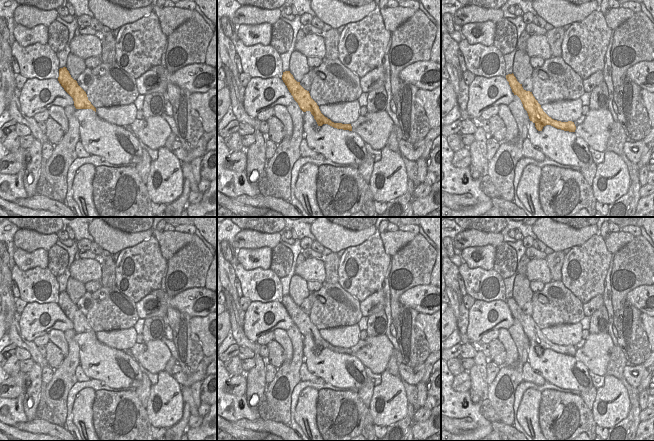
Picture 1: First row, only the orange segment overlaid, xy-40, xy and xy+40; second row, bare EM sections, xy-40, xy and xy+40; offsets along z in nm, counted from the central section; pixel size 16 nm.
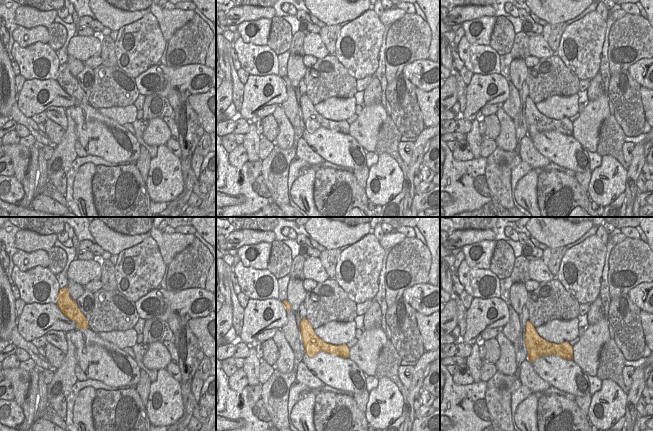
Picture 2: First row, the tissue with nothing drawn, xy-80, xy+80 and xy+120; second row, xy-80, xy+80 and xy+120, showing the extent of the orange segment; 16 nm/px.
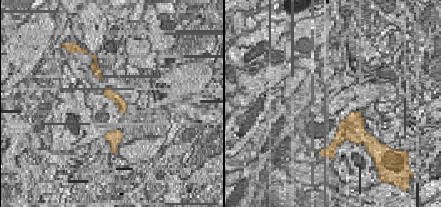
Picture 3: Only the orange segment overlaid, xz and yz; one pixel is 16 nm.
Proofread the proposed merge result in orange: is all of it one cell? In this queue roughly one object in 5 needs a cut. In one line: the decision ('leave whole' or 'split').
leave whole

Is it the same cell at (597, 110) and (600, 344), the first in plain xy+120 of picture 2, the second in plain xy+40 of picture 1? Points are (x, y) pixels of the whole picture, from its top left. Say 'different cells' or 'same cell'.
same cell

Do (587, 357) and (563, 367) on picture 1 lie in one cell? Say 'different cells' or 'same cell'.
different cells

